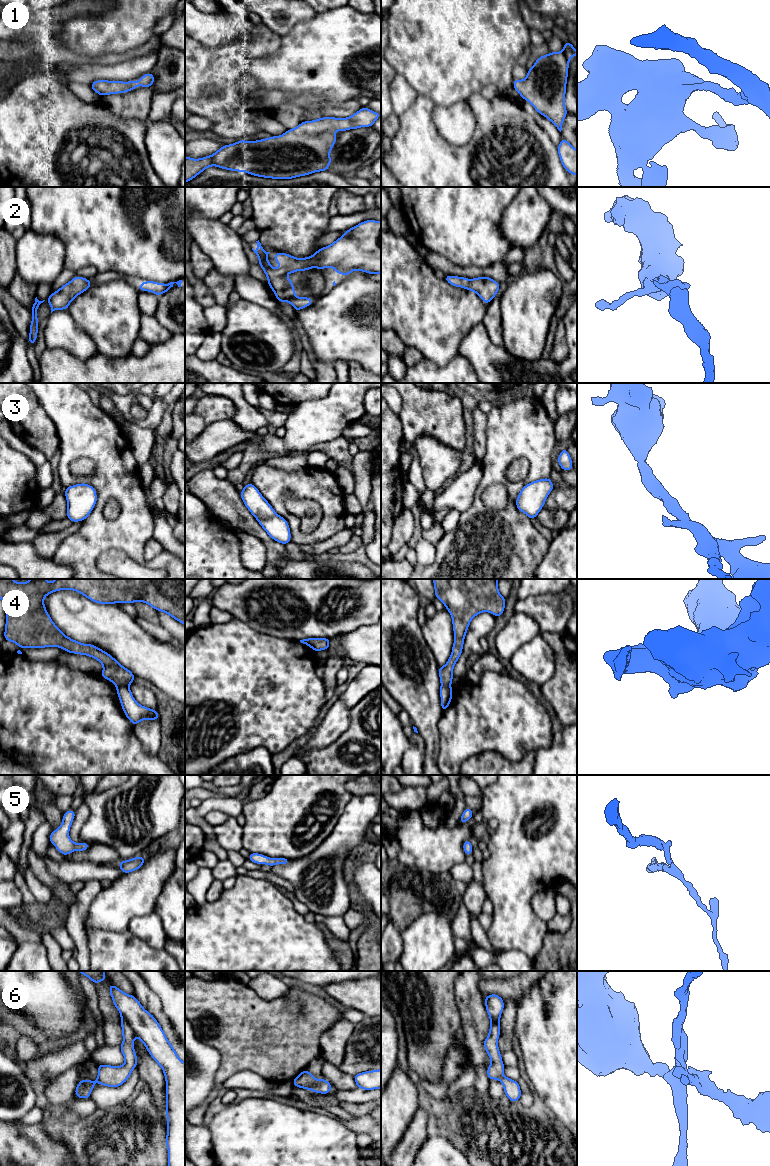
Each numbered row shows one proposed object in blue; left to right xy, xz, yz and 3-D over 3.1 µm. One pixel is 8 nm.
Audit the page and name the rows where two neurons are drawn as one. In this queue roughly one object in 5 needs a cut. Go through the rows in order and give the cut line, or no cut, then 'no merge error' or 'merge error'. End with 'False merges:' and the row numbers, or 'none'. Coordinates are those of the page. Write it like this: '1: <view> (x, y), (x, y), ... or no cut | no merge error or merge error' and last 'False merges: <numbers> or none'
1: no cut | no merge error
2: no cut | no merge error
3: no cut | no merge error
4: xz (326, 644), (320, 647), (311, 647), (309, 645) | merge error
5: no cut | no merge error
6: no cut | no merge error
False merges: 4

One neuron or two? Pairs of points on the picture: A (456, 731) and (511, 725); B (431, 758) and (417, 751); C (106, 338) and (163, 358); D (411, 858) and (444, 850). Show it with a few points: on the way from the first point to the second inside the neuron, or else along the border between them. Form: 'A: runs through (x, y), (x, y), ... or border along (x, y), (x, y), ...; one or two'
A: runs through (470, 726), (497, 725); one
B: border along (417, 733), (424, 743), (424, 764); two
C: border along (130, 353), (117, 357), (107, 356); two
D: runs through (419, 850), (436, 850); one

